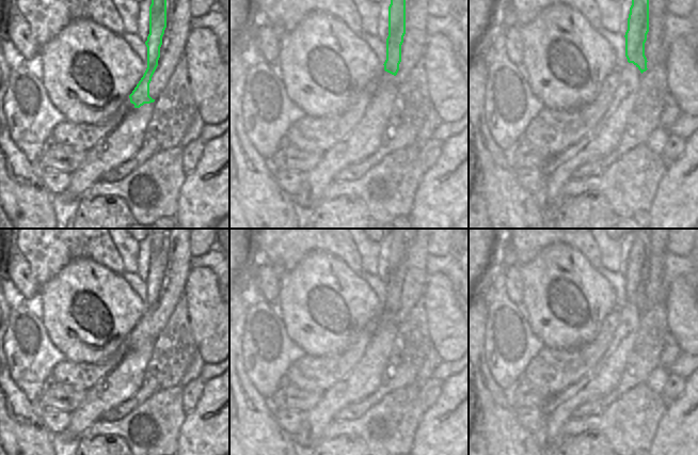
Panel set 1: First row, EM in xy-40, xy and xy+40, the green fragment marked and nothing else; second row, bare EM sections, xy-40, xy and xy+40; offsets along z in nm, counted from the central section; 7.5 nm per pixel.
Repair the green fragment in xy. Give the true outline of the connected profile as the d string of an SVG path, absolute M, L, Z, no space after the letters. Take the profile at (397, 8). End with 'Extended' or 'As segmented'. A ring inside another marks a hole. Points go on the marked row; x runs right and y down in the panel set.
M391 0L388 6L388 36L386 38L386 60L382 75L377 80L378 88L359 124L339 142L323 153L322 160L311 171L302 172L305 182L301 190L291 195L295 204L304 208L316 208L320 202L320 197L327 186L335 181L335 175L351 163L362 161L372 155L379 147L382 132L388 122L393 111L393 105L397 96L399 84L395 81L395 76L399 70L401 62L401 45L406 34L406 0Z. Extended

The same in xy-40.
M152 0L149 6L149 34L147 68L129 95L134 108L127 111L122 122L102 140L92 146L85 162L70 174L65 195L82 198L100 177L112 168L130 159L141 147L145 128L149 122L154 101L149 96L149 83L158 66L162 36L166 28L166 0Z. Extended

